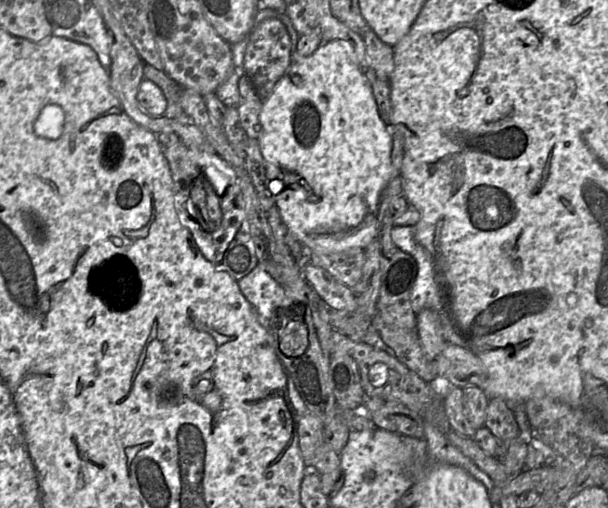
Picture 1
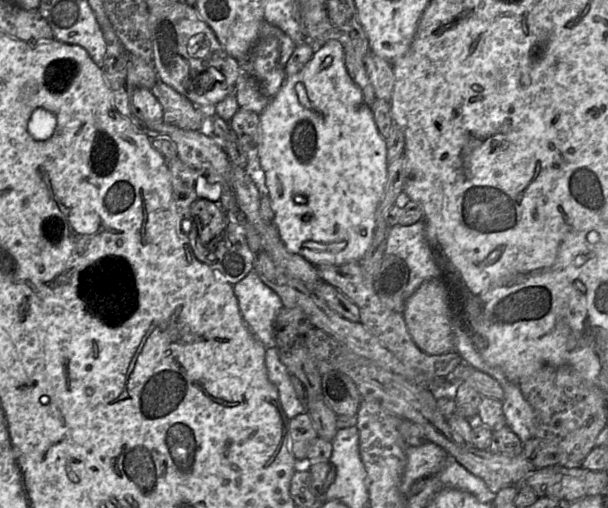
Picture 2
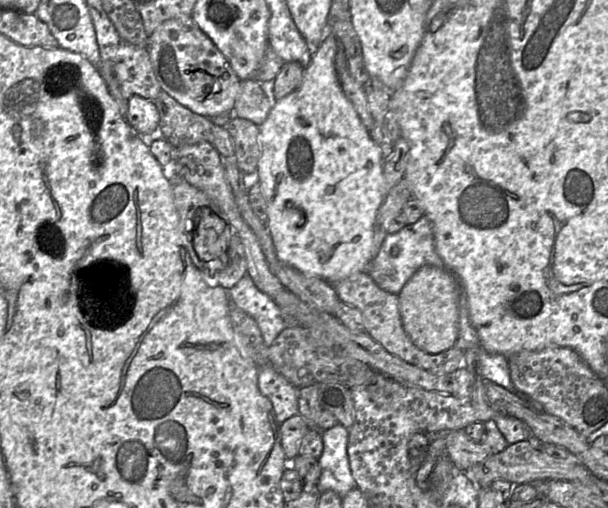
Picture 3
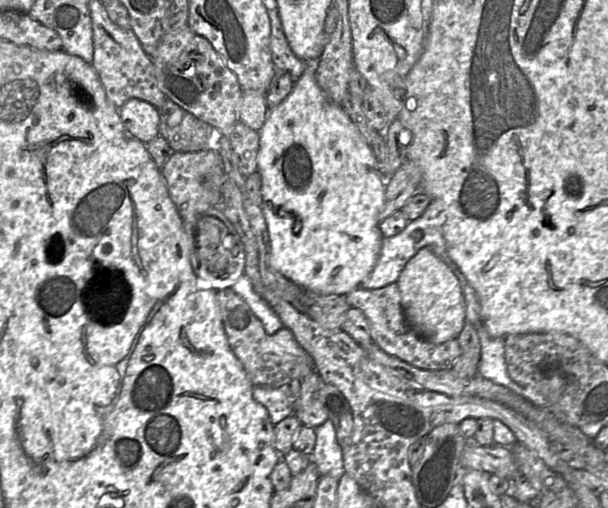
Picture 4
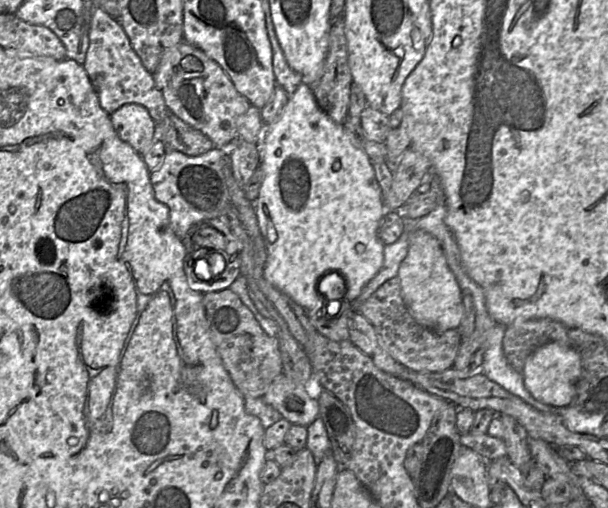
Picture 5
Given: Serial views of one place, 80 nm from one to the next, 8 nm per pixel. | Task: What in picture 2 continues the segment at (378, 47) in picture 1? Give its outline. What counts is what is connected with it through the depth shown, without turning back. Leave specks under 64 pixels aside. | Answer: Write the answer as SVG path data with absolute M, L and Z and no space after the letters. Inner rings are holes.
M369 51L365 57L365 67L377 98L391 101L394 84L394 63Z

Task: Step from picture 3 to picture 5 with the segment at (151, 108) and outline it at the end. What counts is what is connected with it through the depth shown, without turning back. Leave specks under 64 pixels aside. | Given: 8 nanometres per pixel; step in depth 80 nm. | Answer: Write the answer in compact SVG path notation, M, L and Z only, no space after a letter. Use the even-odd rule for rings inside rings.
M127 103L110 114L111 123L121 140L144 155L155 139L156 122L148 110L137 103Z

